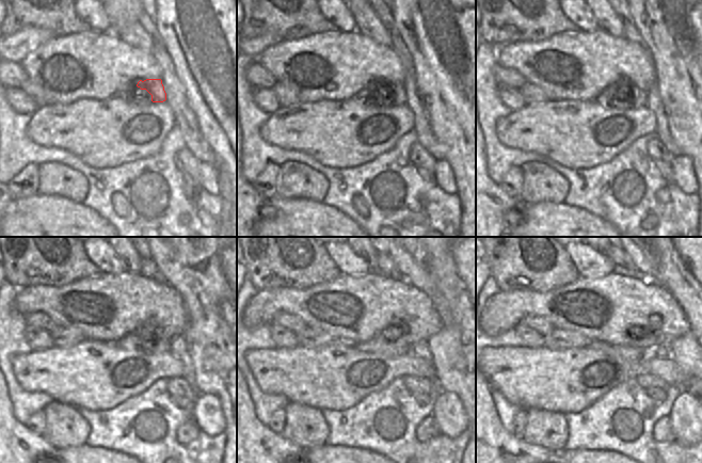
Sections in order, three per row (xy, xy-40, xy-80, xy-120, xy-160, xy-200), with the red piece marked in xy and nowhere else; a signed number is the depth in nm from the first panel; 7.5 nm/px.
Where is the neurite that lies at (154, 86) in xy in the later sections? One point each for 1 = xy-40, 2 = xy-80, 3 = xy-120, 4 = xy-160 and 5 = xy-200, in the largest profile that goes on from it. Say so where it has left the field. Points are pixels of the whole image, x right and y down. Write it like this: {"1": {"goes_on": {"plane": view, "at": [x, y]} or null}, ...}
{"1": {"goes_on": {"plane": "xy-40", "at": [397, 93]}}, "2": {"goes_on": {"plane": "xy-80", "at": [637, 97]}}, "3": {"goes_on": {"plane": "xy-120", "at": [145, 344]}}, "4": {"goes_on": {"plane": "xy-160", "at": [381, 346]}}, "5": {"goes_on": {"plane": "xy-200", "at": [632, 354]}}}

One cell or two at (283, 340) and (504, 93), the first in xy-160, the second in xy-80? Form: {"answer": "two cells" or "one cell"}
{"answer": "one cell"}

